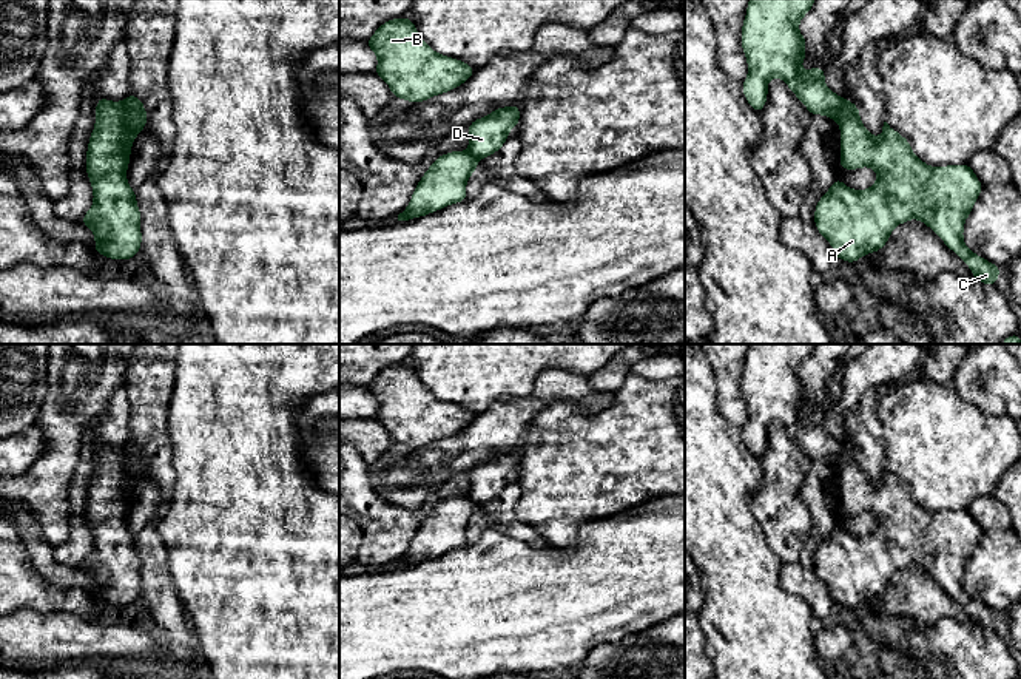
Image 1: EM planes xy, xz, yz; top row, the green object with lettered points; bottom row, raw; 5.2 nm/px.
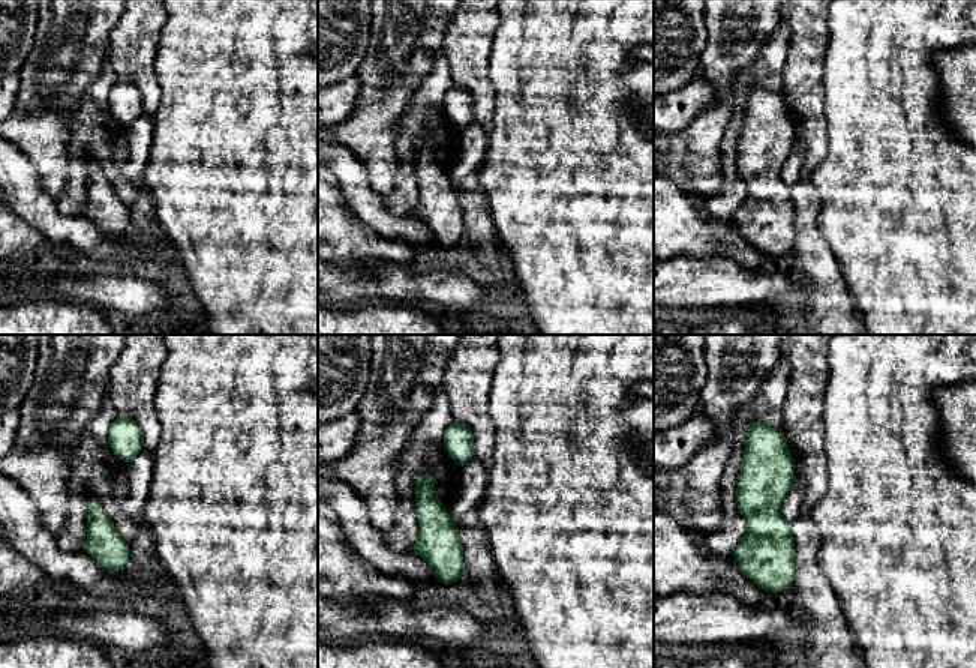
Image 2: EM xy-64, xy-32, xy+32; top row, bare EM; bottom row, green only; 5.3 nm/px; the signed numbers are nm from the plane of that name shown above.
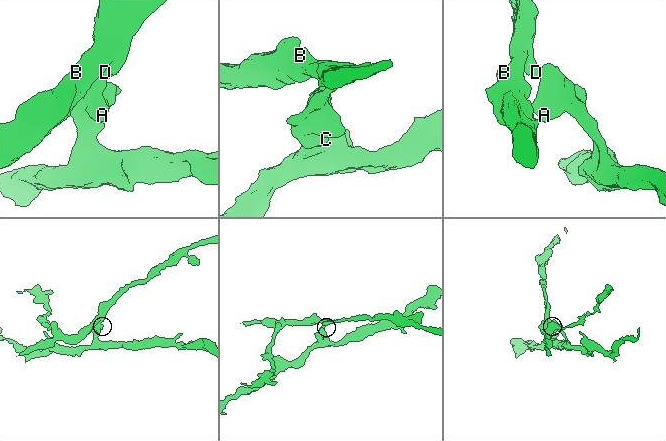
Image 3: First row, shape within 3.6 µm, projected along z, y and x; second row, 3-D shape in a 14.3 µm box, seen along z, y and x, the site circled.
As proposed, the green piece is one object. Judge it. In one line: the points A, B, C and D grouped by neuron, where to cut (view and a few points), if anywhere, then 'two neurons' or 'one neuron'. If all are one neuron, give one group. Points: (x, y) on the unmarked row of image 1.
A C / B D; cut in xy along (124, 446), (127, 465), (138, 479); two neurons

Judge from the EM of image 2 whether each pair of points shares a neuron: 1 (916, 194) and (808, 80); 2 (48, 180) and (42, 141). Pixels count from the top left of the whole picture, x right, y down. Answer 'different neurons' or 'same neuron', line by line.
1: different neurons
2: same neuron

